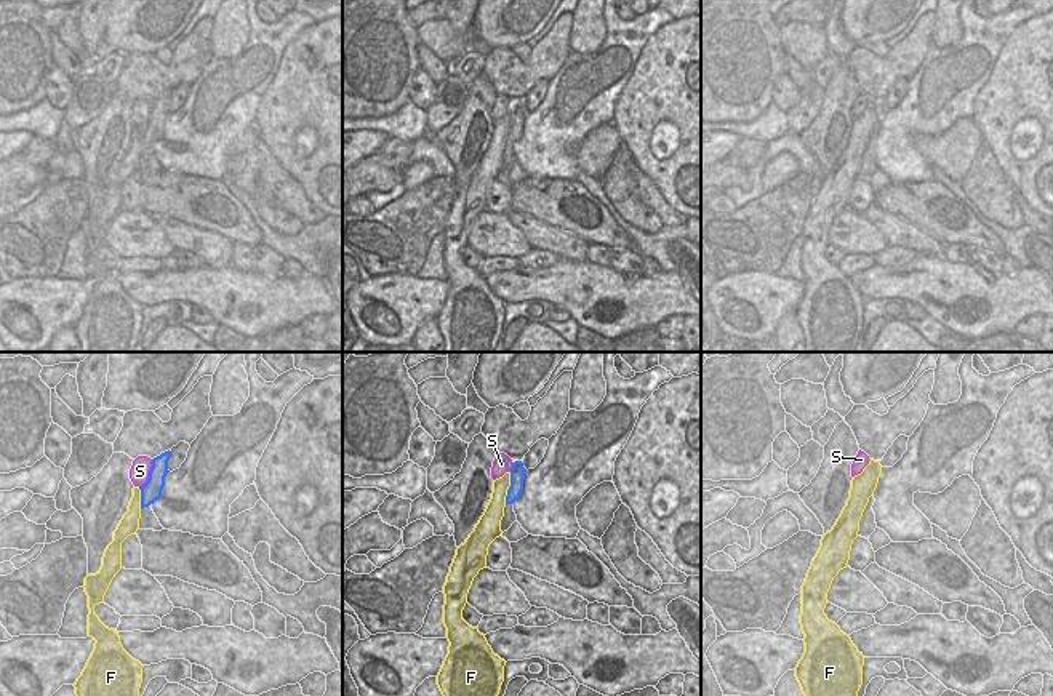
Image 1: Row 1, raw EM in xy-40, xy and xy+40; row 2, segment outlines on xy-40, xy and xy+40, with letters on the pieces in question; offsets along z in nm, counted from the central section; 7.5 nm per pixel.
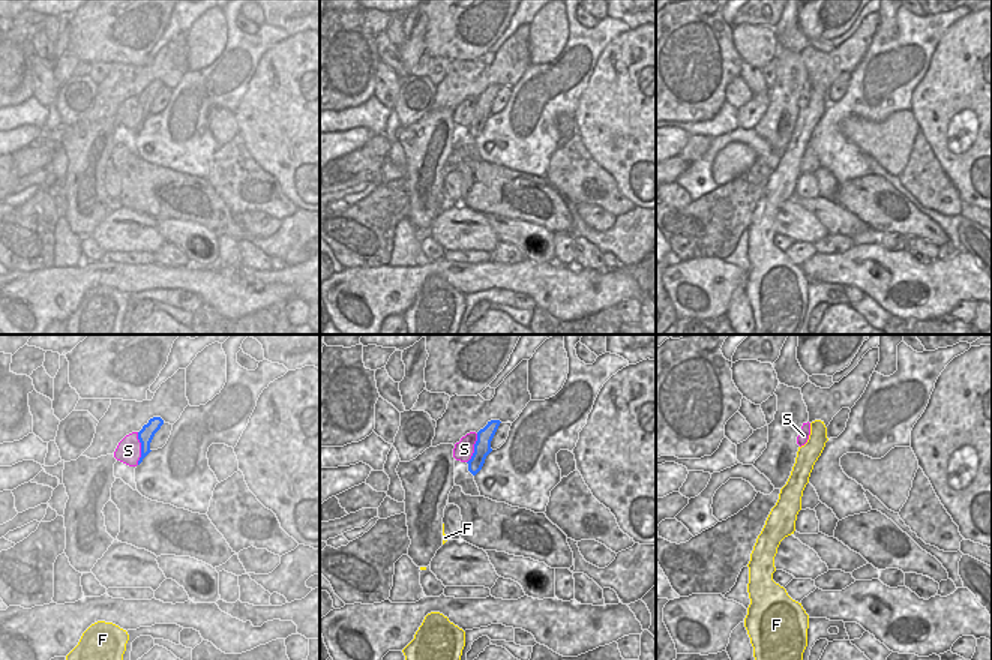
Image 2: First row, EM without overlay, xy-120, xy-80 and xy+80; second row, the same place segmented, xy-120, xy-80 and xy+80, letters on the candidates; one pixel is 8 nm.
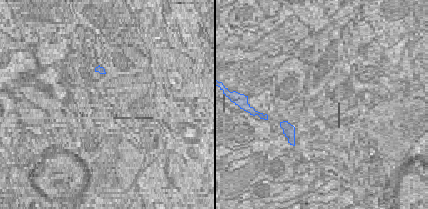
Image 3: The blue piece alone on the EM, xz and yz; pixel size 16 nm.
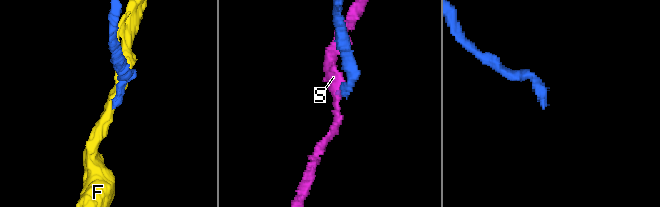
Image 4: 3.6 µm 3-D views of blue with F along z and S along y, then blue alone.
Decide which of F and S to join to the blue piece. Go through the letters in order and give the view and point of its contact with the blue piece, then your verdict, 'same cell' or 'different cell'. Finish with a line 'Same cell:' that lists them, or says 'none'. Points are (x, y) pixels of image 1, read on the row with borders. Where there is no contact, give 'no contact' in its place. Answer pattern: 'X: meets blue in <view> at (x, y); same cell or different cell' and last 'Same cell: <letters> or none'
F: meets blue in xy at (509, 487); different cell
S: meets blue in xy-40 at (149, 474); different cell
Same cell: none

